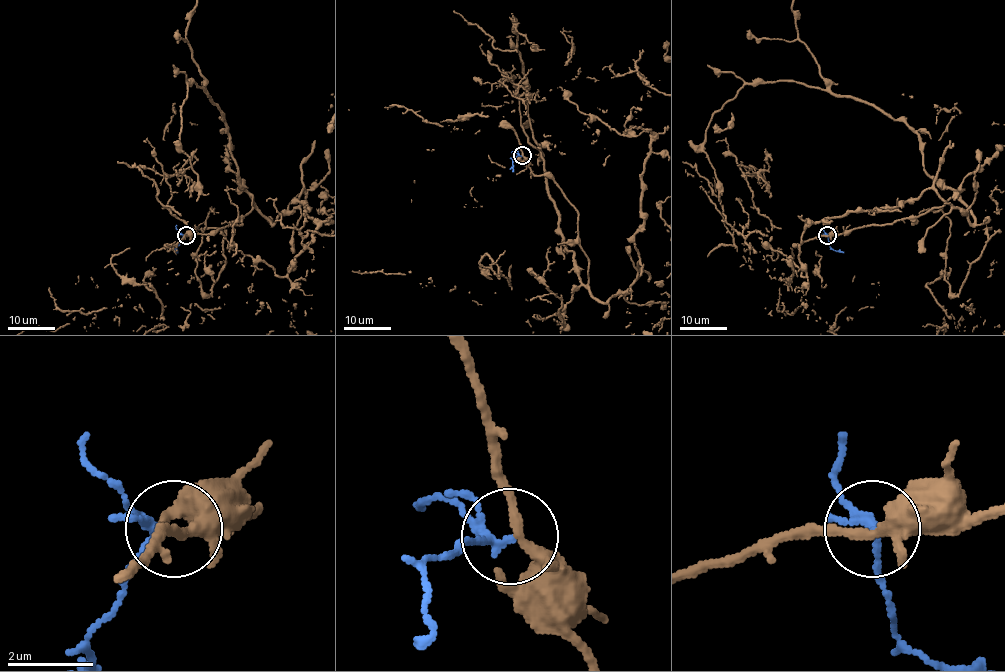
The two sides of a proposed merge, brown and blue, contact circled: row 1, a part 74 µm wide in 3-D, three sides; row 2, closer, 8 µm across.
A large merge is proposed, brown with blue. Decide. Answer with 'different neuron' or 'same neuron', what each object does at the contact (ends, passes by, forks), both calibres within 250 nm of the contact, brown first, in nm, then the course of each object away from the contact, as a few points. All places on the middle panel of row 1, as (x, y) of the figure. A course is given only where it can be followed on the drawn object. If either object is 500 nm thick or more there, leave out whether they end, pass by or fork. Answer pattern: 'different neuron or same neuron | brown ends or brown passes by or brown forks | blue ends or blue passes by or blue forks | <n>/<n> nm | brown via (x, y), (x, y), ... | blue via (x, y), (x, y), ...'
different neuron | brown passes by | blue forks | 280/140 nm | blue via (521, 156), (512, 159), (512, 171)

